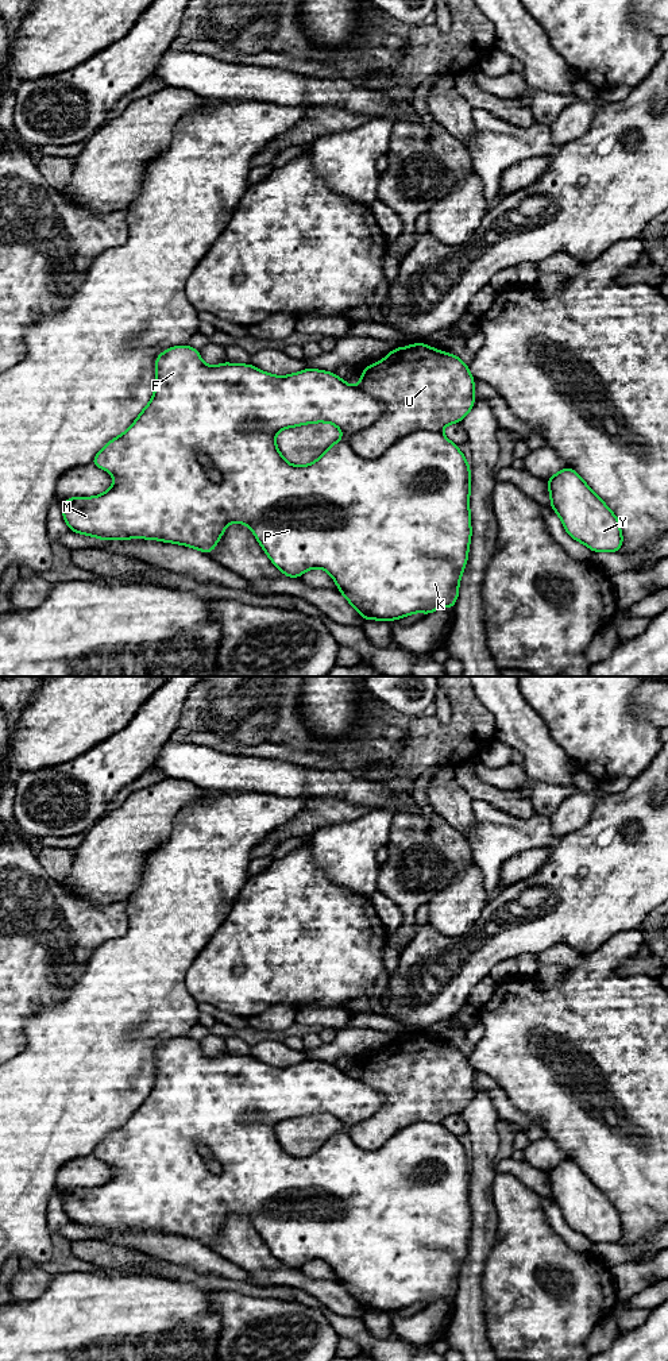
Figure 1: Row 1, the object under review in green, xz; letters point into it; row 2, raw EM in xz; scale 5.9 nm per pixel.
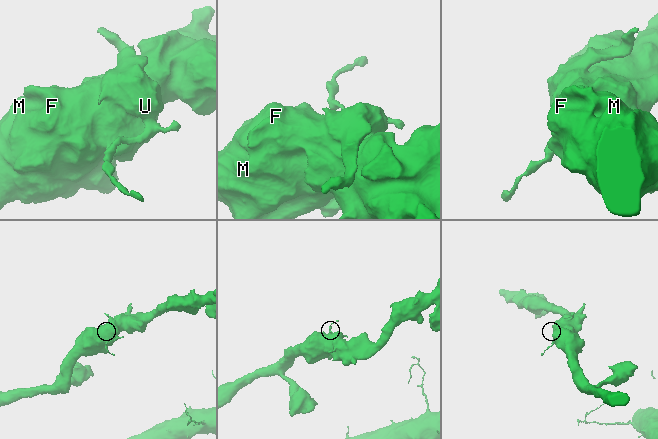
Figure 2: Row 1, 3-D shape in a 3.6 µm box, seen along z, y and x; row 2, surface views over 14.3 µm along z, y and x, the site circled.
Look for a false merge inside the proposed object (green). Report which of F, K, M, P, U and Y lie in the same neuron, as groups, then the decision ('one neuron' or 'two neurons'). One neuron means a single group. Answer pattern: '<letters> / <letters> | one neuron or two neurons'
F K M P Y / U | two neurons

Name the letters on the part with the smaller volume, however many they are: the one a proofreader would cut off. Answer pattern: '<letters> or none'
U

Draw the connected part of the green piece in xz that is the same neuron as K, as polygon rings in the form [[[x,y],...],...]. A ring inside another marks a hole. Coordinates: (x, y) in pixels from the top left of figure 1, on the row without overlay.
[[[174,1037],[165,1041],[155,1050],[155,1080],[150,1094],[139,1104],[132,1117],[121,1126],[108,1133],[93,1149],[92,1156],[100,1158],[113,1168],[113,1176],[104,1185],[94,1188],[72,1188],[62,1192],[62,1207],[72,1223],[86,1227],[94,1227],[100,1231],[126,1231],[126,1230],[150,1230],[166,1234],[174,1234],[196,1239],[209,1245],[217,1237],[229,1214],[248,1217],[255,1230],[267,1245],[269,1250],[278,1258],[283,1266],[300,1269],[305,1262],[312,1260],[325,1261],[335,1272],[339,1283],[366,1311],[391,1312],[422,1303],[425,1307],[440,1299],[451,1299],[459,1288],[459,1273],[468,1250],[471,1233],[471,1206],[470,1206],[470,1163],[471,1157],[459,1141],[457,1136],[447,1130],[441,1123],[414,1122],[399,1129],[394,1136],[377,1149],[363,1149],[358,1146],[350,1136],[350,1130],[371,1118],[386,1103],[386,1098],[378,1090],[366,1086],[360,1080],[348,1076],[335,1064],[305,1060],[285,1068],[265,1064],[251,1055],[233,1056],[224,1053],[217,1057],[208,1057],[201,1052],[200,1042],[190,1037]],[[312,1114],[329,1114],[337,1118],[343,1129],[332,1134],[321,1148],[306,1156],[294,1157],[283,1150],[279,1144],[275,1126],[291,1118],[300,1118]],[[205,1145],[211,1156],[202,1157],[197,1148]]]

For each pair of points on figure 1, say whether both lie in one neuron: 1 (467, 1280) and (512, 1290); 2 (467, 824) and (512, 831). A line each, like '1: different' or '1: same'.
1: different
2: different

